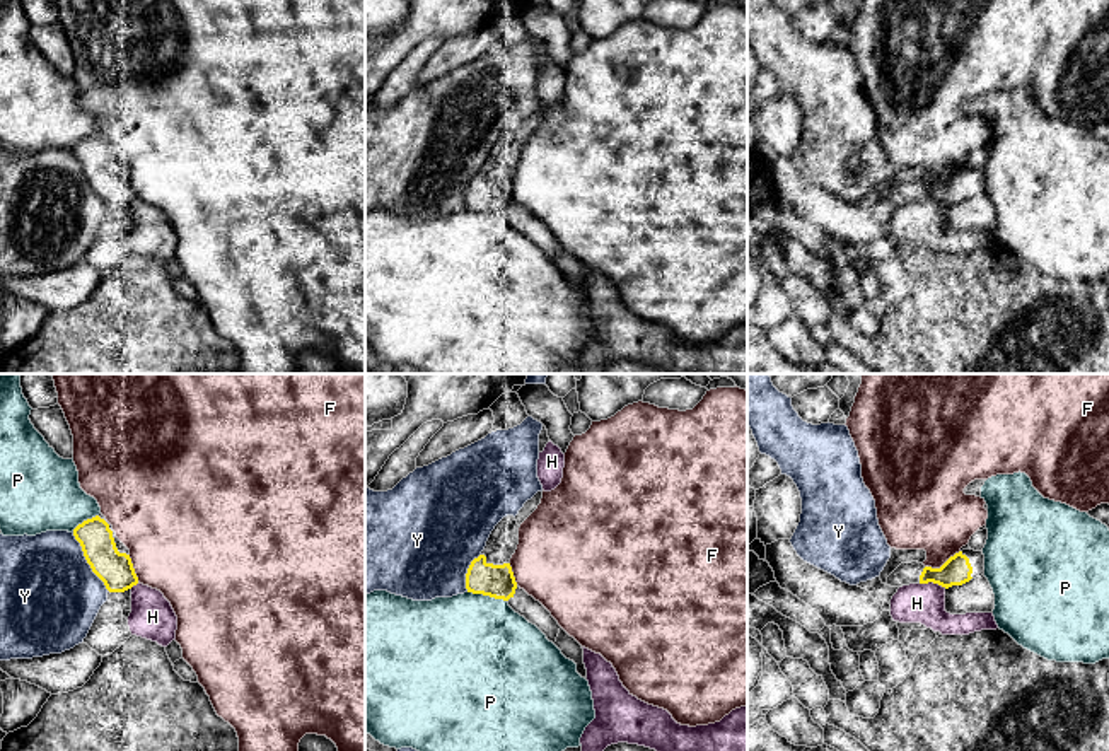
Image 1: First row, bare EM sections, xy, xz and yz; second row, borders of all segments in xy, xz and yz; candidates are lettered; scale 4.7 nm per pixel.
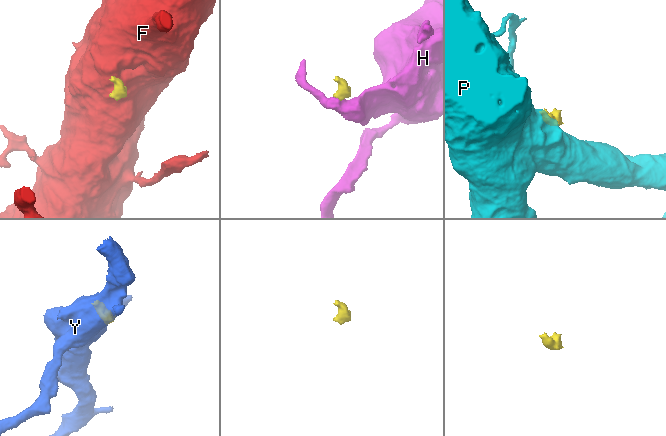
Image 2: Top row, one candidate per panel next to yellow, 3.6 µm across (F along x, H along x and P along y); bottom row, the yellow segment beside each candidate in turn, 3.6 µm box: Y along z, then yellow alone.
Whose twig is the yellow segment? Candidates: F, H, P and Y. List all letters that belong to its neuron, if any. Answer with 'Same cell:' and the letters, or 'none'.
Same cell: none

